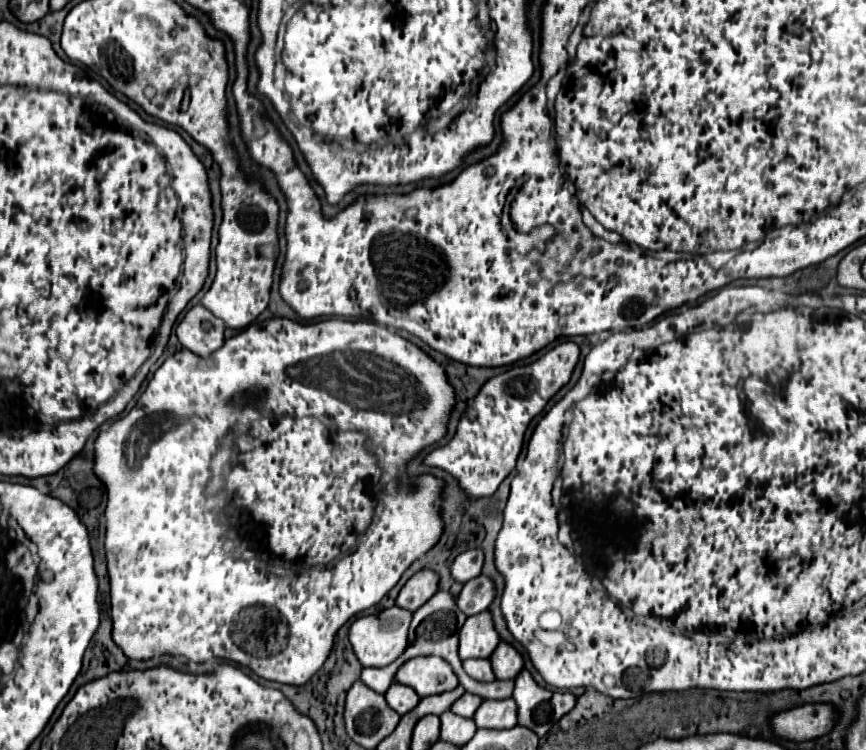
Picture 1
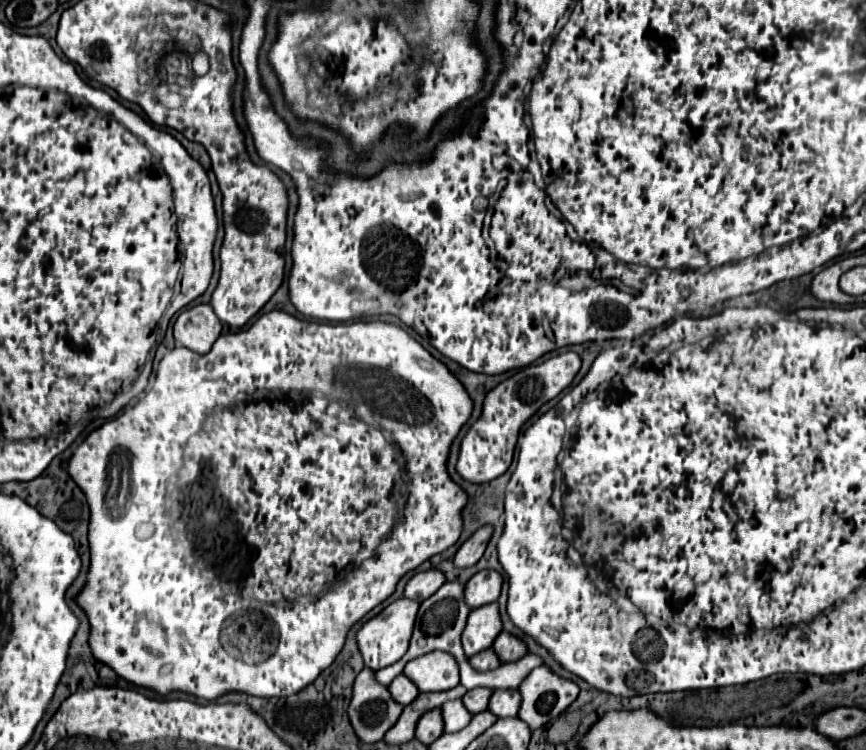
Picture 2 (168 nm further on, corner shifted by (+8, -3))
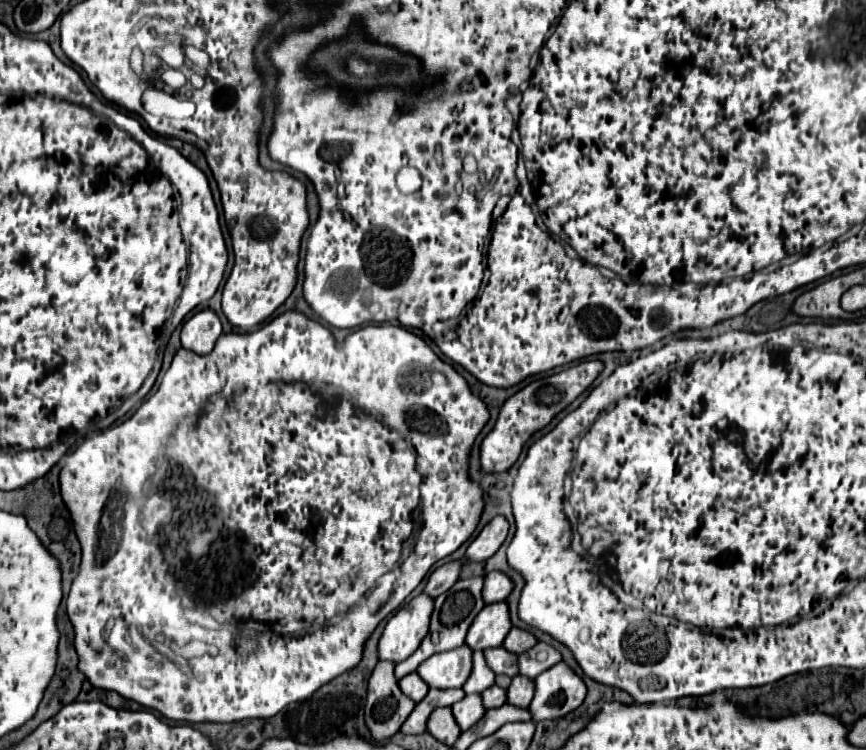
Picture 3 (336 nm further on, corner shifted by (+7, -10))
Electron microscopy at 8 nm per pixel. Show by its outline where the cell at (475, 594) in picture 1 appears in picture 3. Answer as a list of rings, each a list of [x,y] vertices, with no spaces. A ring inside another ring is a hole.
[[[489,572],[485,576],[485,586],[483,586],[483,600],[485,604],[491,602],[501,602],[513,592],[513,582],[507,574],[503,572]]]

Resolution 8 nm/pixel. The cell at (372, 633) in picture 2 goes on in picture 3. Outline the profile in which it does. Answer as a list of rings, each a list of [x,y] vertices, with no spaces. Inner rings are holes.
[[[419,594],[395,616],[391,616],[379,640],[379,658],[401,662],[411,656],[429,632],[431,612],[433,598]]]

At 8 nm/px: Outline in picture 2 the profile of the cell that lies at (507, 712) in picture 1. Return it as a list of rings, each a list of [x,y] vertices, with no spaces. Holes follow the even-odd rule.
[[[514,689],[514,691],[494,691],[492,697],[490,697],[490,703],[488,703],[488,711],[492,715],[496,715],[498,719],[516,717],[518,707],[520,707],[518,689]]]

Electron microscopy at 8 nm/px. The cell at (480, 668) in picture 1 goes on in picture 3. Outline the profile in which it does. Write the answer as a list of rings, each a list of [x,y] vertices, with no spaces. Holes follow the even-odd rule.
[[[499,646],[499,648],[487,648],[487,650],[485,650],[485,658],[487,658],[489,668],[491,668],[495,674],[507,674],[509,678],[513,678],[513,676],[519,674],[517,654],[505,650],[503,646]]]

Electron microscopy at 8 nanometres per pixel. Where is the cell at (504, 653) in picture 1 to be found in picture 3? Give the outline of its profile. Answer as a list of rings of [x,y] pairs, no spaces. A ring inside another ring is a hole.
[[[511,628],[505,642],[503,642],[503,646],[515,654],[523,654],[529,648],[533,648],[535,644],[537,644],[537,638],[533,634],[529,634],[527,630],[521,630],[521,628]]]

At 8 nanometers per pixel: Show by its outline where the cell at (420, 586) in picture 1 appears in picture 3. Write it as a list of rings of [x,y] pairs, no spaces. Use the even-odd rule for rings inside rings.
[[[463,558],[463,560],[451,560],[451,562],[439,566],[439,568],[431,574],[431,578],[429,578],[427,586],[425,586],[425,594],[437,598],[439,594],[447,592],[447,590],[459,580],[463,562],[465,562],[465,558]]]

